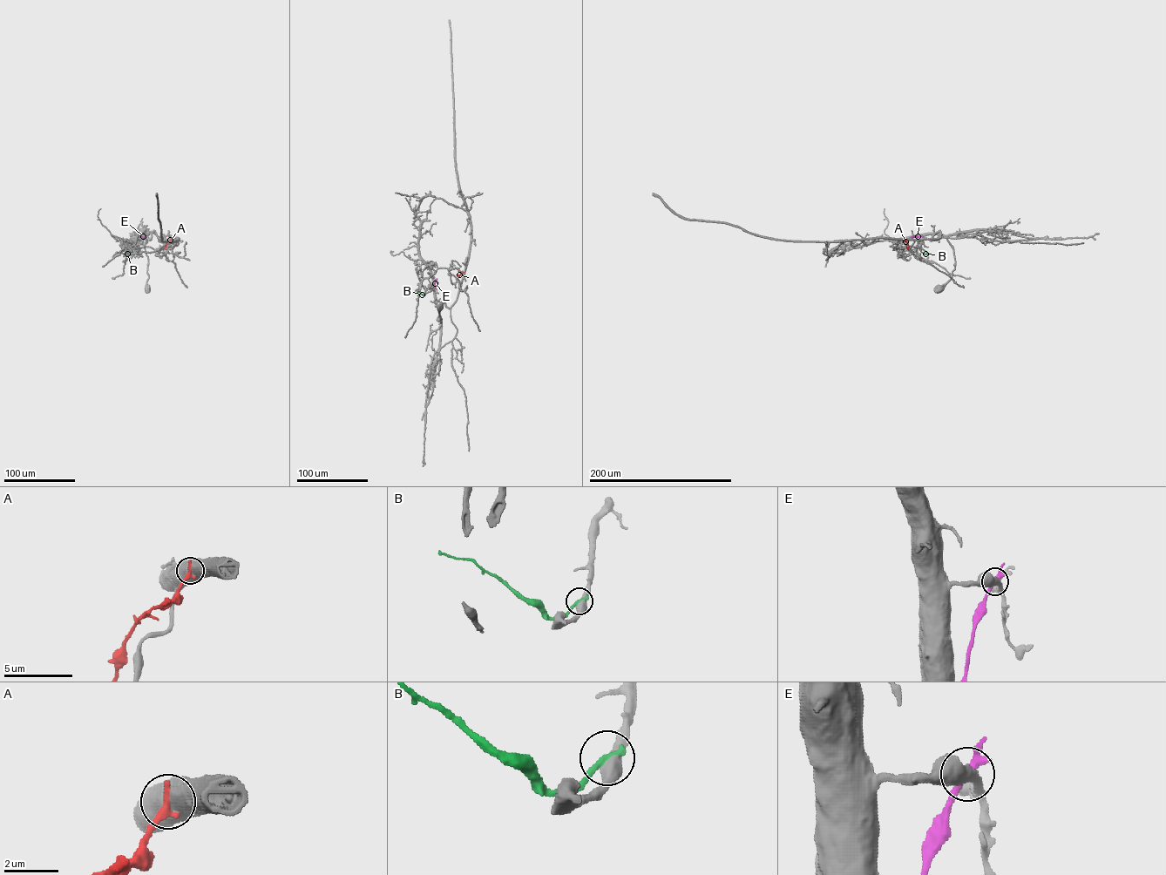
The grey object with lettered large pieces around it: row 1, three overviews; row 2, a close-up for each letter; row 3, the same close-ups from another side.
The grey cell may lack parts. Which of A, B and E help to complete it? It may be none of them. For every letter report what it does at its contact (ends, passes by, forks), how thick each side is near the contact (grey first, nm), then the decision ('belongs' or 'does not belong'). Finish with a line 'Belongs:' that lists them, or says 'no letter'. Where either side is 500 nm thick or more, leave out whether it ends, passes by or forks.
A: 900/360 nm | does not belong
B: it ends | 460/300 nm | does not belong
E: it passes by | 400/280 nm | does not belong
Belongs: no letter

